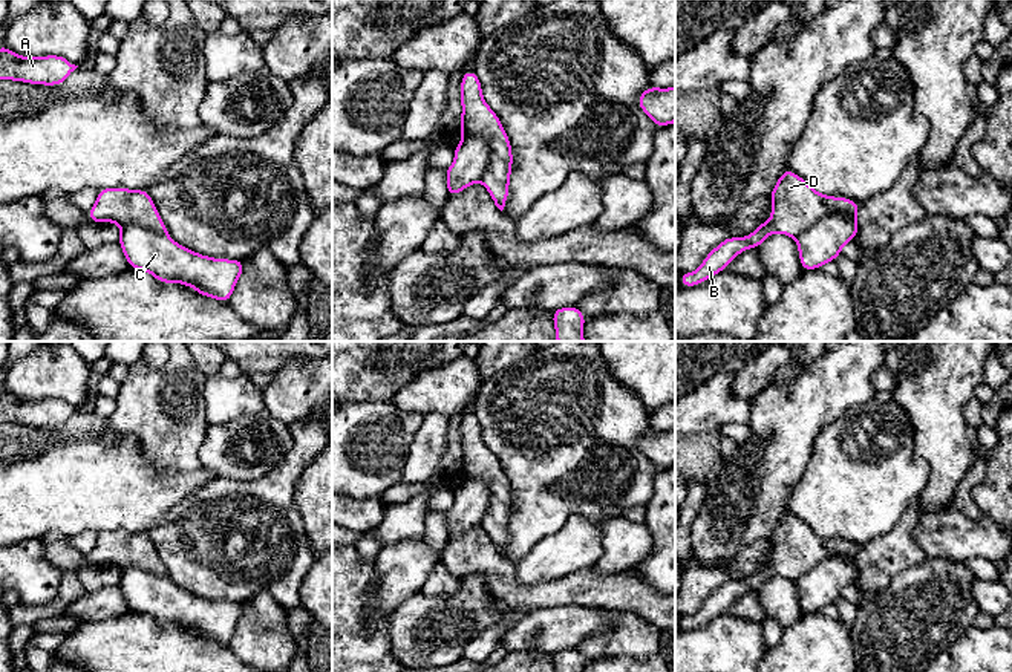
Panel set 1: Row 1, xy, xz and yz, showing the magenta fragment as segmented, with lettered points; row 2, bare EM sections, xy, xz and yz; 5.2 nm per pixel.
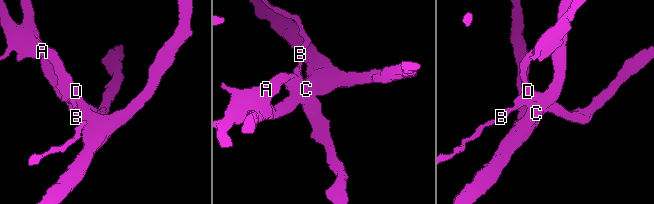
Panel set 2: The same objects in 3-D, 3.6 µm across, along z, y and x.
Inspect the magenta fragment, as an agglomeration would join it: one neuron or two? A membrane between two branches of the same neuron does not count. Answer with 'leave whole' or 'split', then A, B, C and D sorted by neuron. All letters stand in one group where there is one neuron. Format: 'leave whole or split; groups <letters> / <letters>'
split; groups A B D / C

